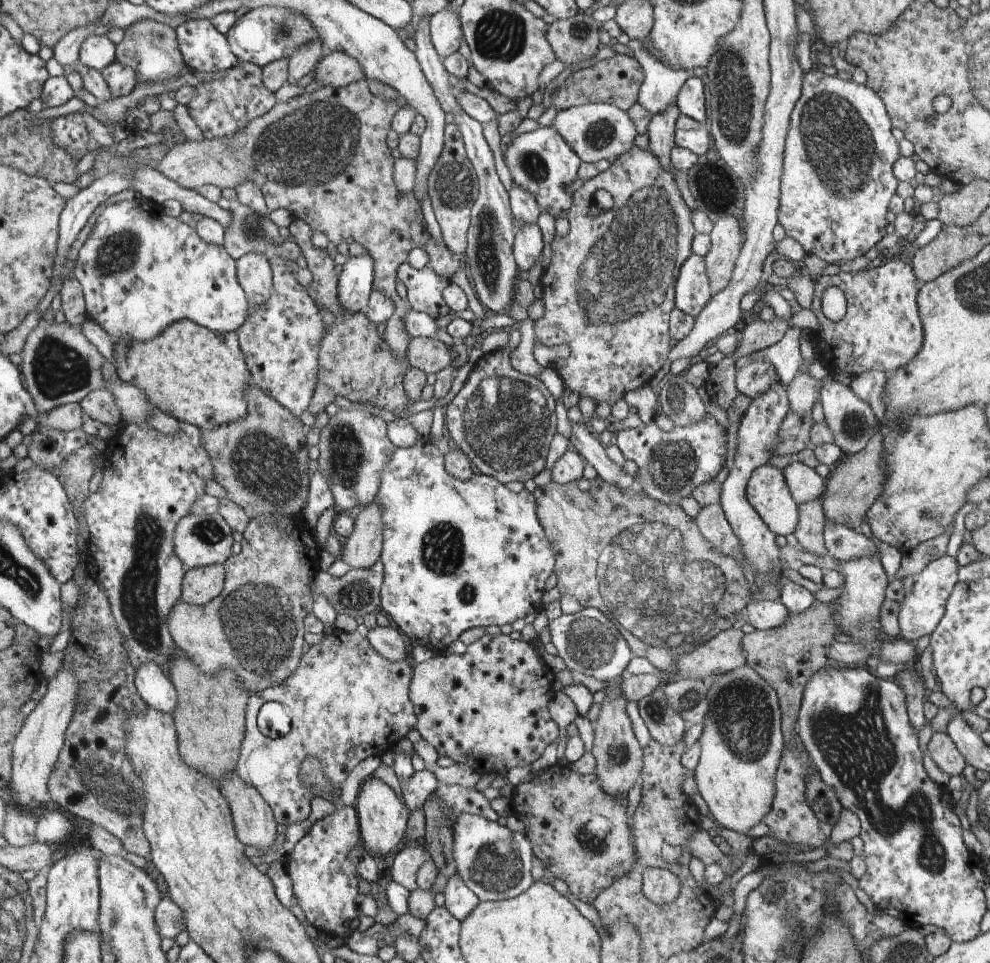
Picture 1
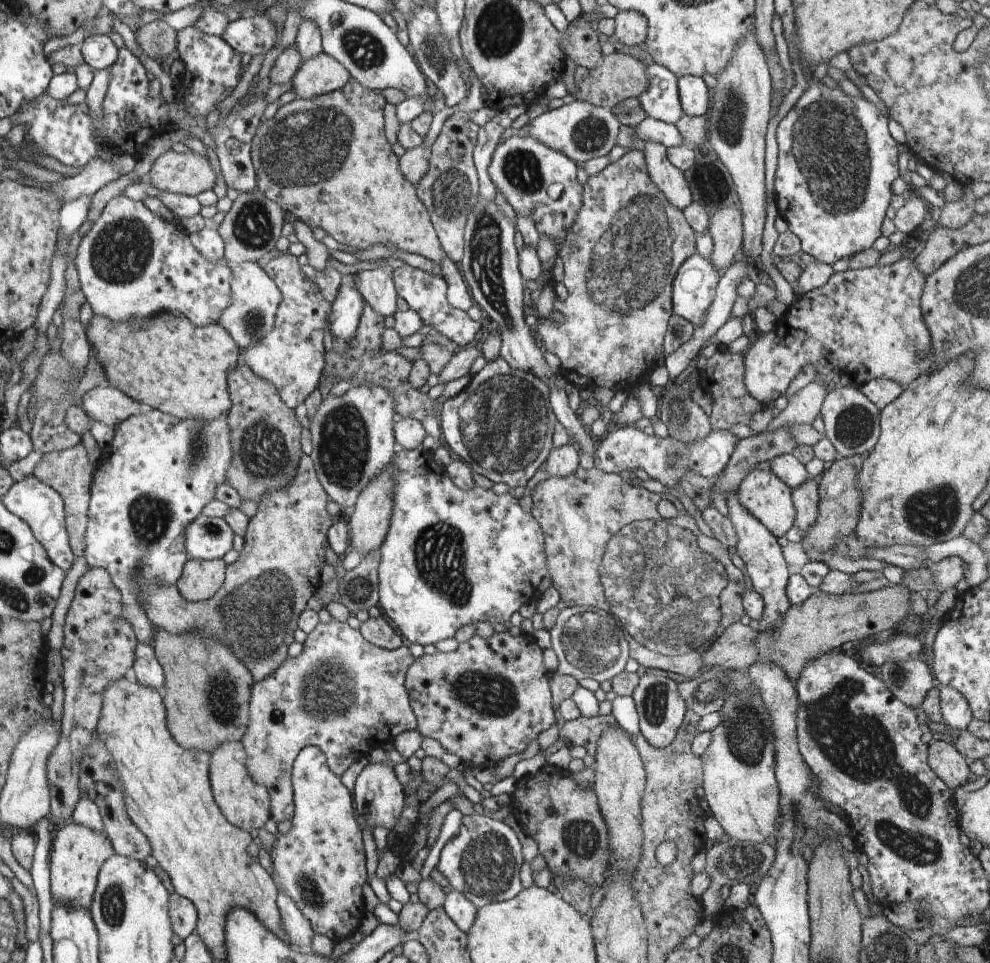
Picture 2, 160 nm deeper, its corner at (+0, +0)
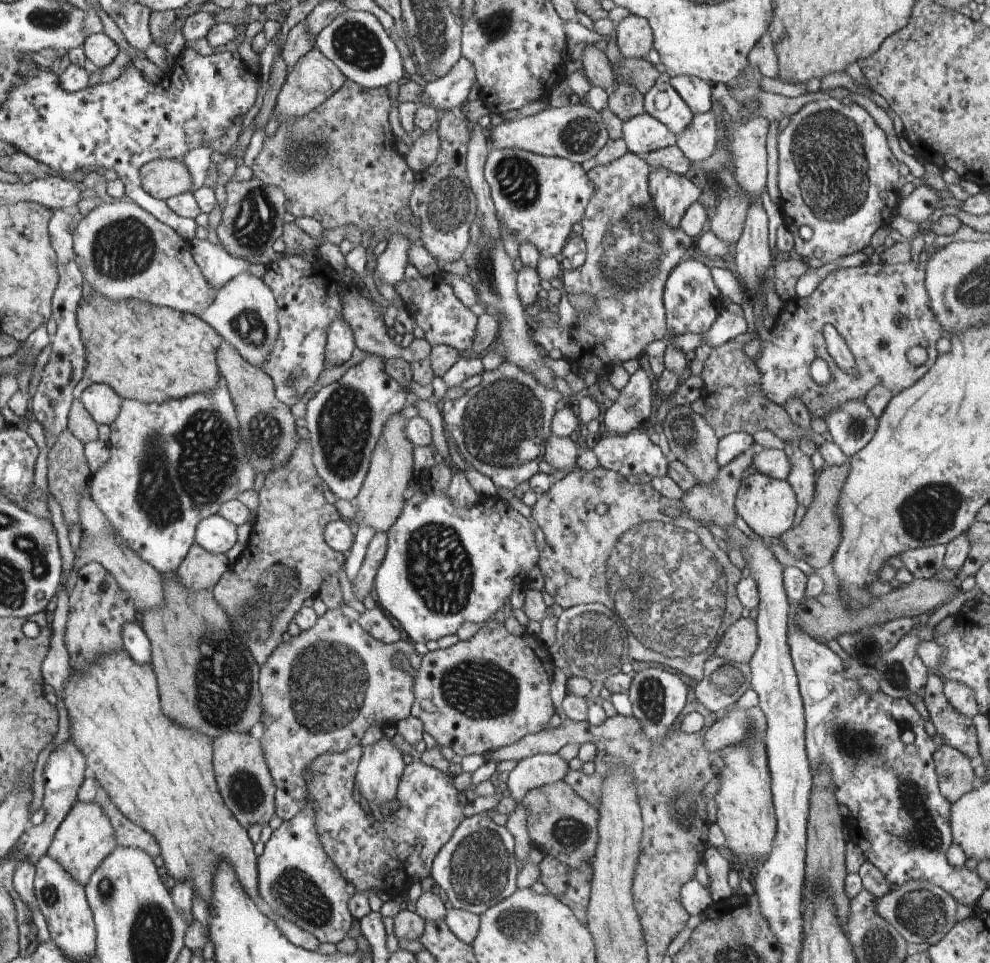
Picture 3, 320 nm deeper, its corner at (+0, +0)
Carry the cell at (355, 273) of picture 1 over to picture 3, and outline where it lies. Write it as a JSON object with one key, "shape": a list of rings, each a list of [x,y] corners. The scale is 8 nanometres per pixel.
{"shape":[[[342,317],[332,322],[329,345],[326,346],[327,368],[344,364],[352,356],[355,347],[352,329],[347,322]]]}

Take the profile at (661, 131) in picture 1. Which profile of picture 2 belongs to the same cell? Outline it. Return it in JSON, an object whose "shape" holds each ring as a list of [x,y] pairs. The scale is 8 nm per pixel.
{"shape":[[[648,141],[643,153],[646,154],[649,178],[653,179],[670,203],[683,211],[692,202],[692,195],[684,172],[669,161],[668,148]]]}

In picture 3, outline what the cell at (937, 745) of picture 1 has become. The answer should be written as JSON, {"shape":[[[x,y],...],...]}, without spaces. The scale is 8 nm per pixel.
{"shape":[[[945,743],[934,751],[933,757],[939,789],[948,801],[956,802],[962,795],[973,790],[974,771],[969,756]]]}

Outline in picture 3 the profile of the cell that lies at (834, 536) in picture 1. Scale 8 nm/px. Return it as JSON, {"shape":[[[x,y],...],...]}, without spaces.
{"shape":[[[945,545],[918,547],[900,554],[904,566],[916,579],[932,579],[945,567]]]}

